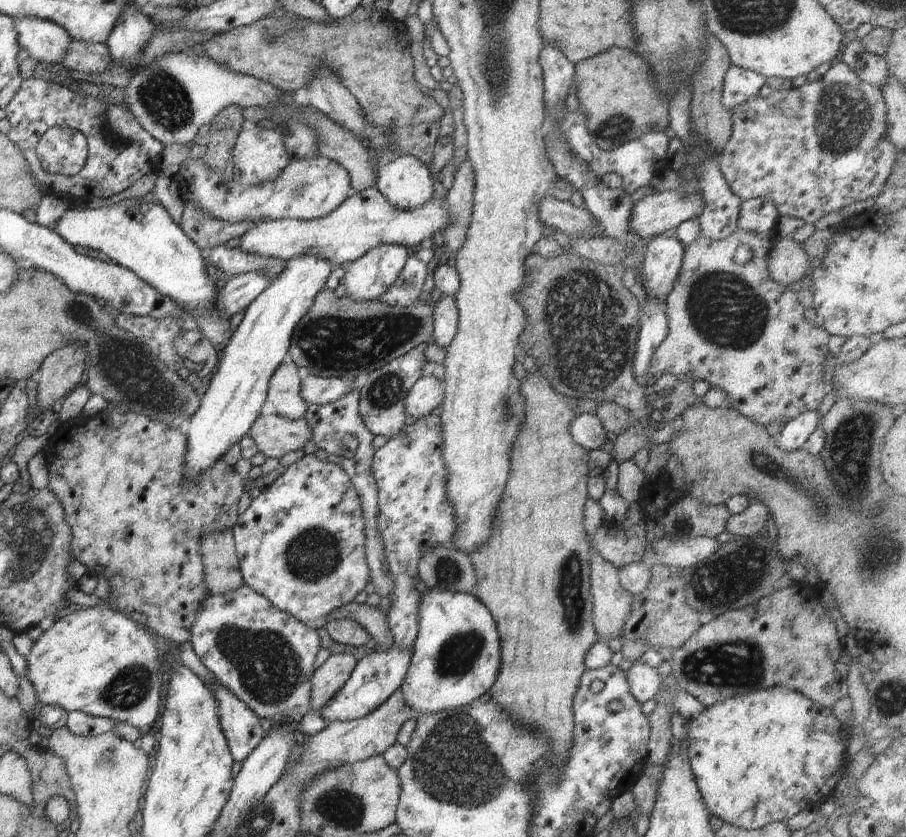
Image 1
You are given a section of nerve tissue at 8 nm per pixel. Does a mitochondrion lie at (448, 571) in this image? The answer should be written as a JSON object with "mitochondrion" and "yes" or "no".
{"mitochondrion":"yes"}

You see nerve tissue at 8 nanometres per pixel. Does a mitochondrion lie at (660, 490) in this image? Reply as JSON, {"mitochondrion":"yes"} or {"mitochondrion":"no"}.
{"mitochondrion":"no"}

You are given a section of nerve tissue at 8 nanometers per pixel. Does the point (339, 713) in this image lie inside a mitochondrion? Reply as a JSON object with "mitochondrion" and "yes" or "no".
{"mitochondrion":"no"}

